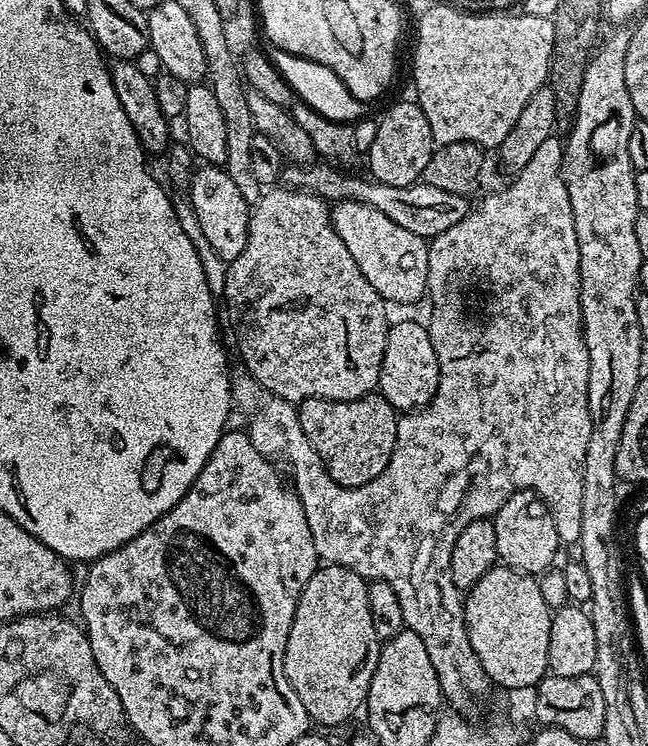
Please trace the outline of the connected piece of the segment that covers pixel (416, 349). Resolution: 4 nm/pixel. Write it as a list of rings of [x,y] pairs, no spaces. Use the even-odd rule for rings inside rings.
[[[400,320],[391,325],[386,338],[386,350],[382,354],[382,370],[380,371],[380,383],[378,385],[379,395],[390,402],[390,406],[401,413],[410,412],[424,408],[434,398],[438,390],[438,354],[434,354],[434,346],[430,343],[430,334],[423,323],[416,320]]]

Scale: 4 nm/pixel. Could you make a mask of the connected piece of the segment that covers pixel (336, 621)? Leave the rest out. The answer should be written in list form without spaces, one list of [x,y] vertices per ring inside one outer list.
[[[324,564],[306,582],[296,603],[294,622],[286,638],[284,669],[313,725],[336,728],[365,707],[370,678],[374,678],[380,657],[379,651],[373,648],[372,652],[372,644],[377,643],[376,619],[372,617],[368,586],[369,581],[354,570]]]

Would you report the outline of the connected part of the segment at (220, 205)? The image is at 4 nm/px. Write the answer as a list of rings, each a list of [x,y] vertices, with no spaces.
[[[200,166],[193,171],[192,186],[186,193],[198,214],[198,223],[202,225],[204,236],[209,240],[214,254],[226,262],[238,258],[246,250],[248,241],[248,223],[252,217],[246,198],[242,198],[238,186],[230,178],[223,166]]]

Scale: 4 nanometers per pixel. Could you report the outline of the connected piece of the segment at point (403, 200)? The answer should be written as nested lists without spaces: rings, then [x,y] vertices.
[[[313,162],[311,164],[285,163],[280,172],[279,183],[285,188],[293,188],[295,192],[313,192],[325,202],[337,202],[339,200],[357,200],[366,203],[386,214],[391,221],[398,223],[411,233],[431,238],[442,234],[442,230],[450,230],[462,218],[466,218],[470,207],[469,197],[450,194],[450,190],[438,190],[438,186],[430,186],[423,182],[417,182],[399,188],[398,186],[386,186],[382,182],[364,176],[351,176],[351,171],[341,170],[332,164],[325,162]]]

